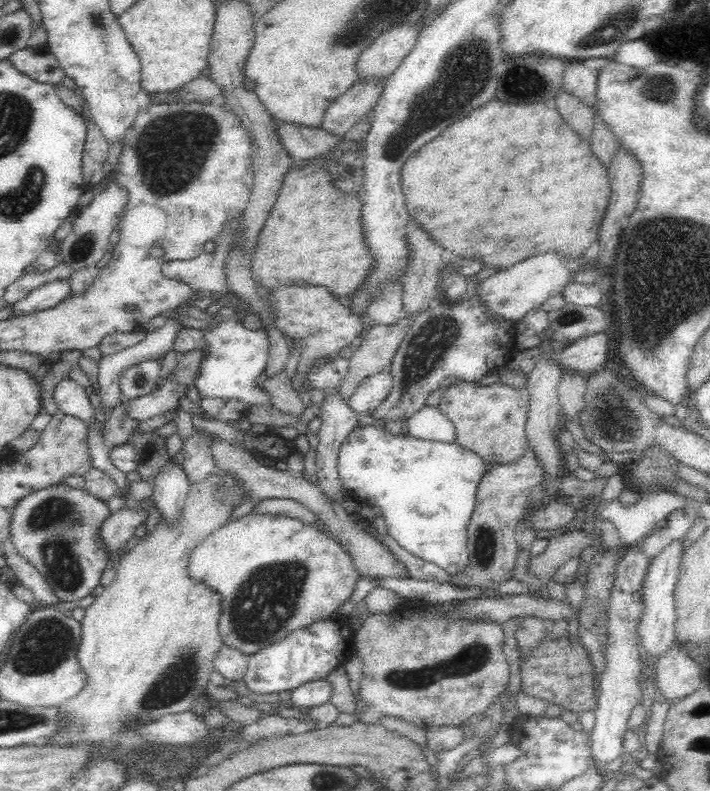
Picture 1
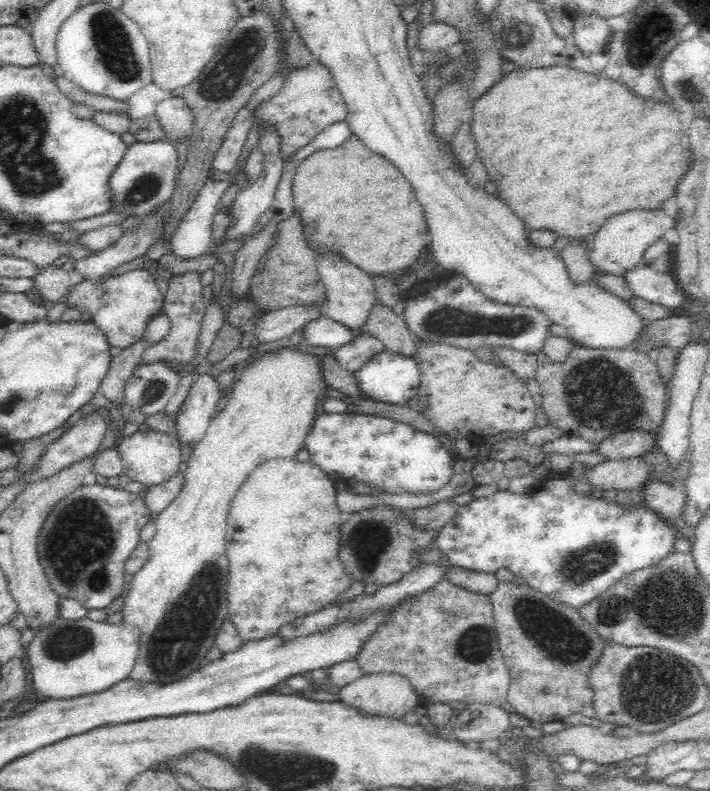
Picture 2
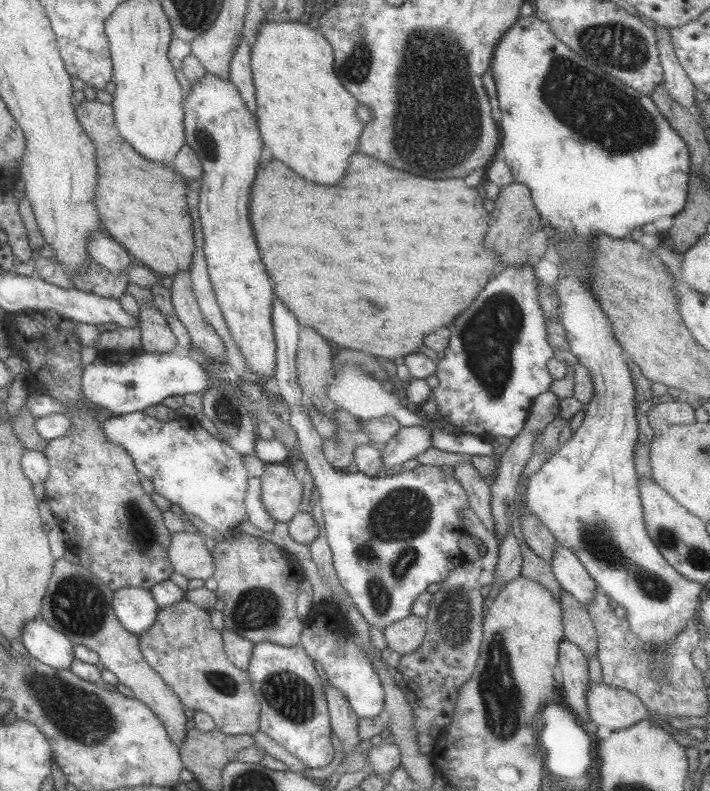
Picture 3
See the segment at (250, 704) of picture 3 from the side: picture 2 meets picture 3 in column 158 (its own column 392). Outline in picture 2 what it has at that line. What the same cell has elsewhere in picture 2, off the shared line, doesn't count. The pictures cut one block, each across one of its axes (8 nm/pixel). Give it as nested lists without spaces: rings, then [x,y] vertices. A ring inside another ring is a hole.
[[[445,578],[409,599],[402,599],[388,620],[364,642],[355,660],[362,675],[388,672],[408,679],[424,706],[438,702],[449,707],[452,702],[464,702],[467,705],[487,703],[503,707],[507,703],[511,679],[499,648],[490,597],[452,584]]]

